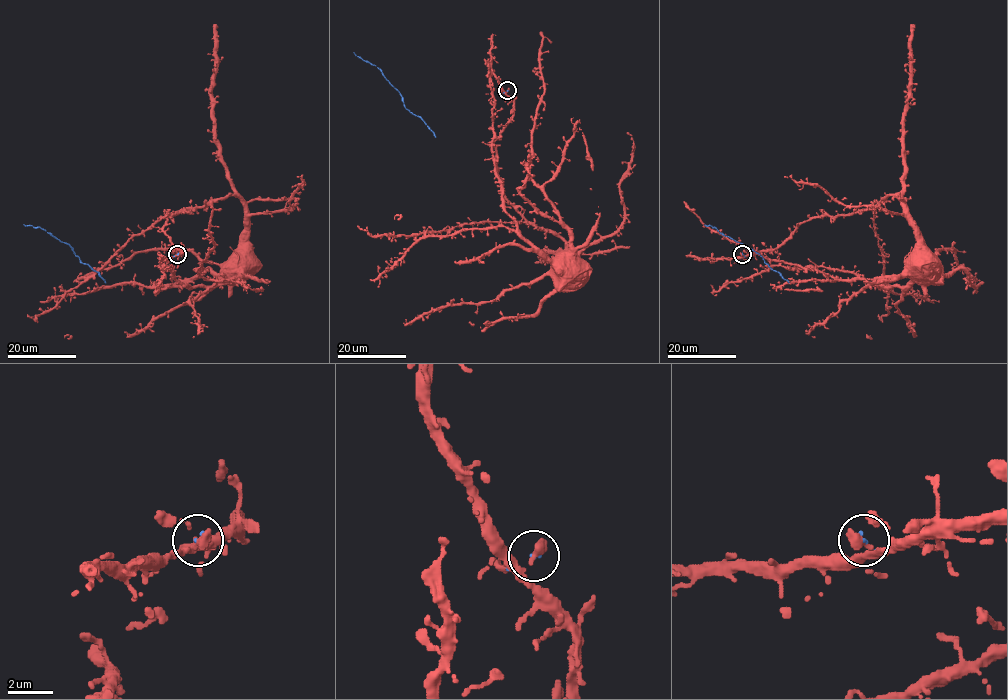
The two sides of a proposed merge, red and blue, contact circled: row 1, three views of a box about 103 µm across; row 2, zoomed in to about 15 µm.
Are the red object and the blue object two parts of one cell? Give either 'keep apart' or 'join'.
join

